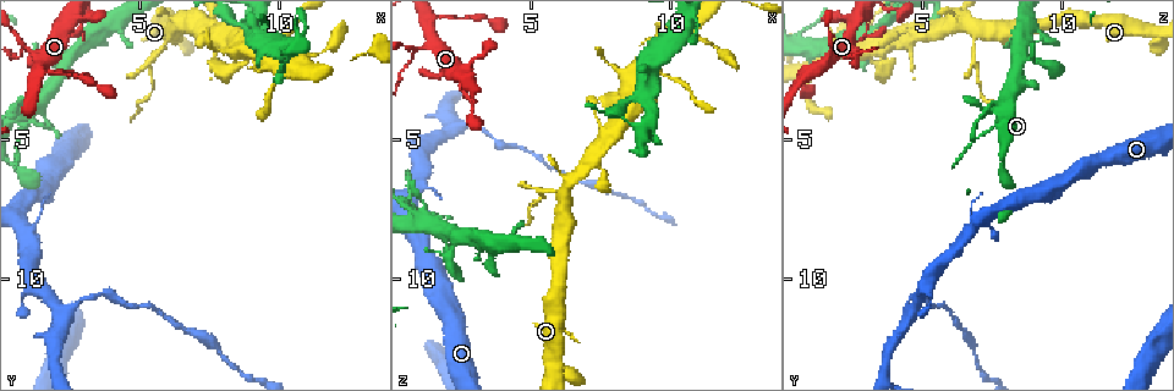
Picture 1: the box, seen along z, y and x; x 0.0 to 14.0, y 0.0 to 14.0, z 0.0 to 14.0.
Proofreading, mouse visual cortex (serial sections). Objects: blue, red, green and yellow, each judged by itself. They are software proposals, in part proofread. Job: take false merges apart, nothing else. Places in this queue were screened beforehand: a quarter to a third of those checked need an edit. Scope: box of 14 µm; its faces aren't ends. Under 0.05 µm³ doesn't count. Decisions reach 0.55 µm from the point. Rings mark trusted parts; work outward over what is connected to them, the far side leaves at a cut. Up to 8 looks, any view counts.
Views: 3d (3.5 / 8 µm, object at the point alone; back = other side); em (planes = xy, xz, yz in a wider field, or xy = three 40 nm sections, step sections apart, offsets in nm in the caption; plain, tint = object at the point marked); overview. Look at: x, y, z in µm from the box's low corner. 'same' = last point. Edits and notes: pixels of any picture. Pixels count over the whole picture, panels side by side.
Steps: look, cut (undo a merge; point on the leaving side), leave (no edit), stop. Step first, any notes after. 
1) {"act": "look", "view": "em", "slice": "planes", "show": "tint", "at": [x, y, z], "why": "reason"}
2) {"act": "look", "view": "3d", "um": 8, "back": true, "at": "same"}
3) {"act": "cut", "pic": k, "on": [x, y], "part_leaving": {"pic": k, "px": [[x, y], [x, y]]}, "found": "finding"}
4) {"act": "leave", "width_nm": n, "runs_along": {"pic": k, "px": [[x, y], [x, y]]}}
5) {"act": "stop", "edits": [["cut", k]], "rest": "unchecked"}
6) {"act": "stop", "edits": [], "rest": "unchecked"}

{"act": "look", "view": "3d", "um": 8, "at": [0.9, 1.7, 1.8], "why": "abrupt turn"}

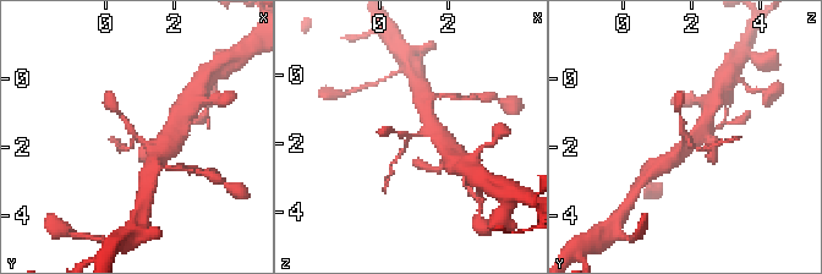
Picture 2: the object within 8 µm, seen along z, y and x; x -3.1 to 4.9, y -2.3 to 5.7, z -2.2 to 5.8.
{"act": "look", "view": "3d", "um": 3.5, "at": [1.0, 1.8, 1.7]}

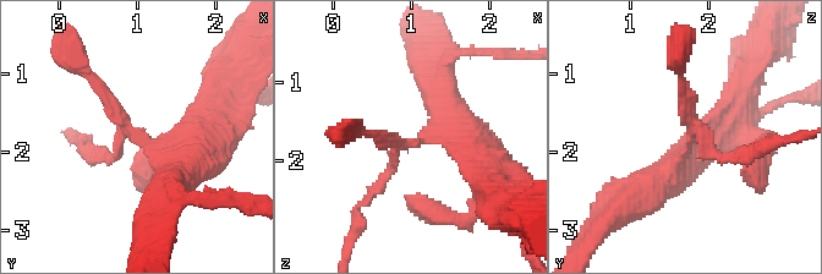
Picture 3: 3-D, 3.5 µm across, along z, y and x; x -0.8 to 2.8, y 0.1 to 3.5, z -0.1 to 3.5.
{"act": "look", "view": "em", "slice": "xy", "step": 5, "show": "tint", "at": [1.00, 1.75, 1.80], "arms": 3, "arm_widths_nm": [100, 150, 400]}

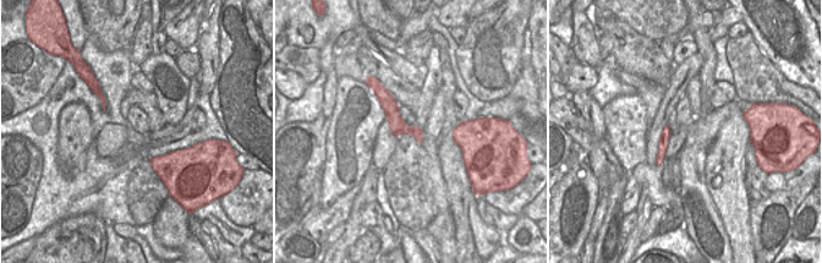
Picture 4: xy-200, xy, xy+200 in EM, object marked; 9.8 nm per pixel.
{"act": "leave", "runs_along": {"pic": 4, "px": [[381, 88], [392, 115], [420, 138]]}, "found": "all the same cell"}

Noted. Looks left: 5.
{"act": "look", "view": "3d", "um": 3.5, "at": [6.0, 1.1, 7.1], "why": "two arms in line, one across"}

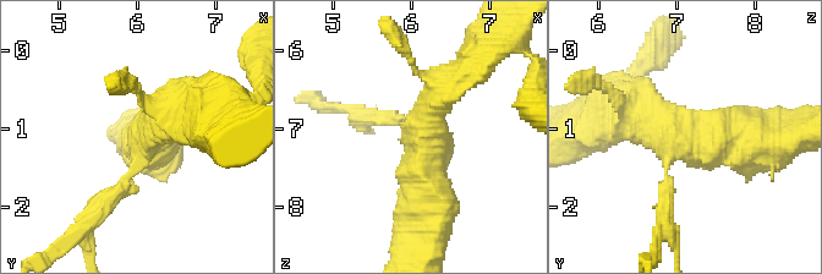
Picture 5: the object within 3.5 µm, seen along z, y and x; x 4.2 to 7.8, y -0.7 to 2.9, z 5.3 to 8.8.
{"act": "look", "view": "em", "slice": "xy", "step": 3, "show": "tint", "at": [6.05, 1.20, 6.95]}

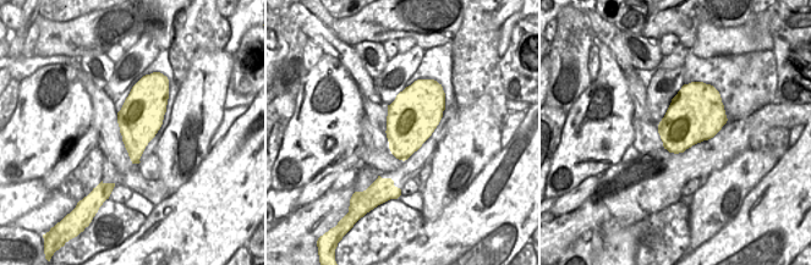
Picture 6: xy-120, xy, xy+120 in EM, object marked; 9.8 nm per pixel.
{"act": "leave", "runs_along": {"pic": 5, "px": [[427, 218], [427, 111], [461, 74]]}, "found": "all the same cell"}

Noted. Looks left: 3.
{"act": "look", "view": "3d", "um": 8, "back": true, "at": [2.6, 11.1, 4.6], "why": "abrupt turn"}

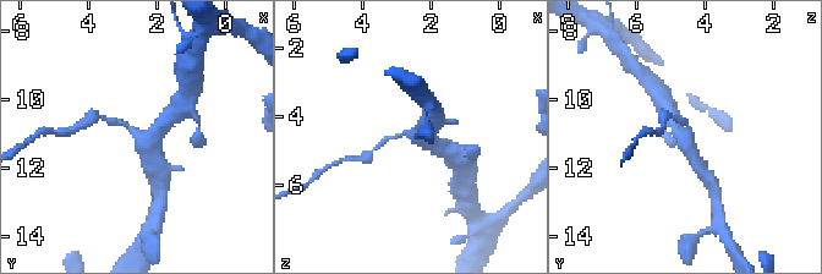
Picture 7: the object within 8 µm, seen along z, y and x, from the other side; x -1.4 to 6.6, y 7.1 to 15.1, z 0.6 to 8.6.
{"act": "look", "view": "3d", "um": 3.5, "at": [2.5, 11.1, 4.5], "why": "closer look"}

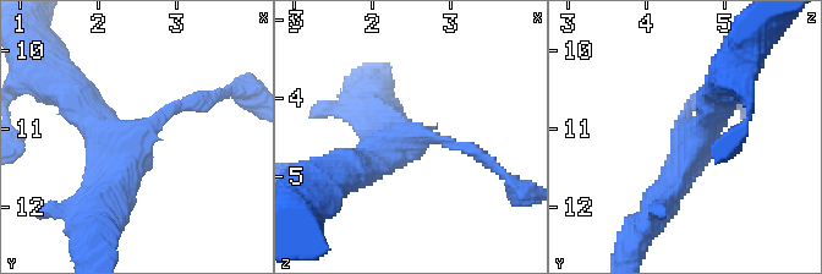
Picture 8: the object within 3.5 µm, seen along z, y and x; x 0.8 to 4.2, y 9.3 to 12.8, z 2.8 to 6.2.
{"act": "look", "view": "em", "slice": "xy", "step": 1, "show": "tint", "at": [2.60, 11.10, 4.55], "why": "now the EM"}

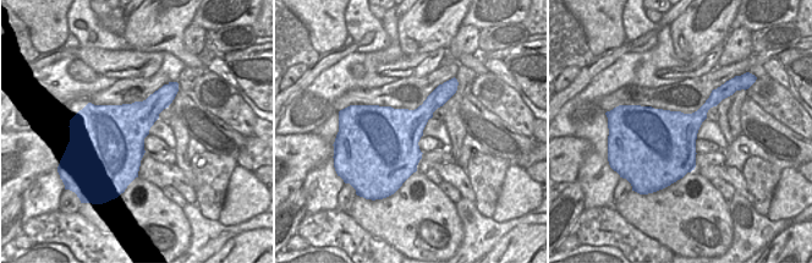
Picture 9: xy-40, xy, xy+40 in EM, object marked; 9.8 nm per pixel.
{"act": "cut", "pic": 8, "on": [211, 102], "arm_widths_nm": [150, 450, 450], "part_leaving": {"pic": 8, "px": [[168, 111], [240, 88], [255, 96]]}, "found": "two cells meet here"}

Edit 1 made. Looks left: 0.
{"act": "stop", "edits": [["cut", 8]], "rest": "unchecked"}

